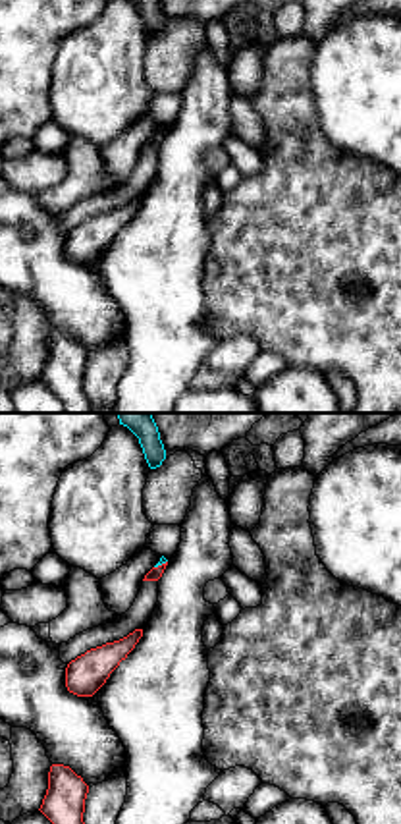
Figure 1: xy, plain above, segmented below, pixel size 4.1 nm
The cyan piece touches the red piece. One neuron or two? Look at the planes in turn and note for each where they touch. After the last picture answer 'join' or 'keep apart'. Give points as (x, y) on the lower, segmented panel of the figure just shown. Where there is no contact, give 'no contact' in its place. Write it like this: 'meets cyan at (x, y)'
meets cyan at (160, 564)

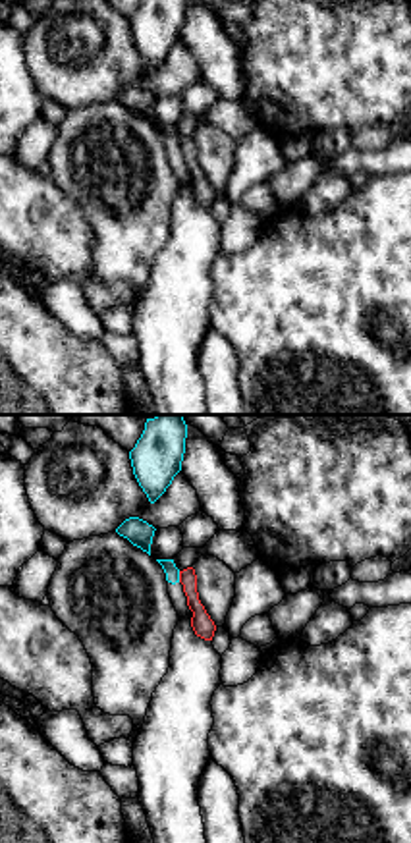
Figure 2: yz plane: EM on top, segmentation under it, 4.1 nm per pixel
meets cyan at (178, 577)

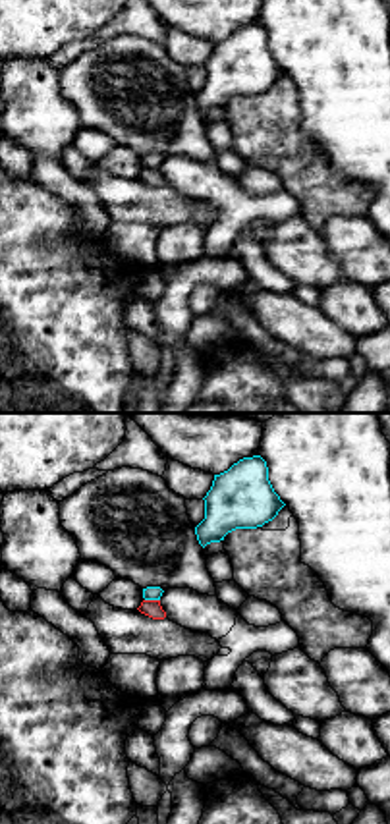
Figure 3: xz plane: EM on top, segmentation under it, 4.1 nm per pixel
meets cyan at (153, 599)

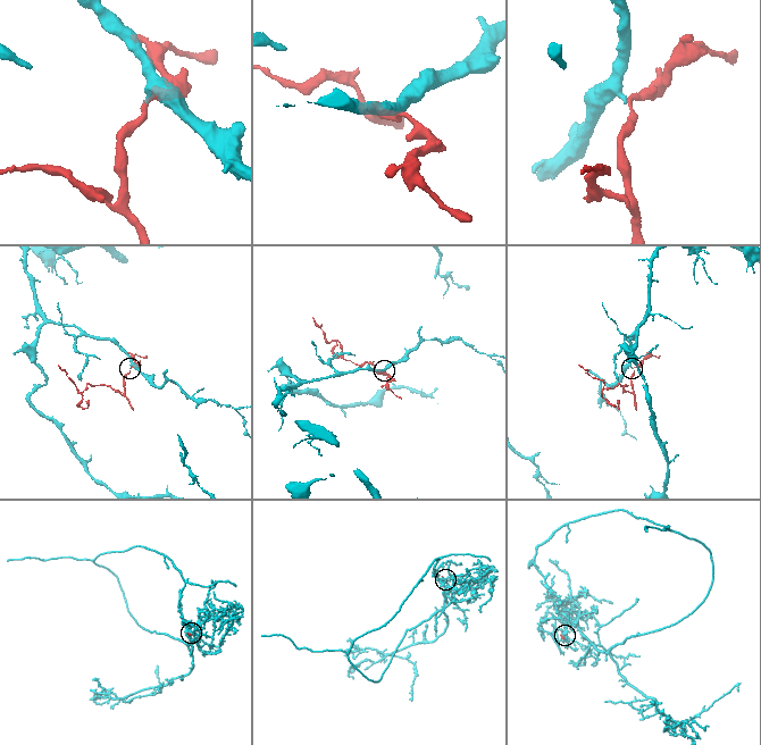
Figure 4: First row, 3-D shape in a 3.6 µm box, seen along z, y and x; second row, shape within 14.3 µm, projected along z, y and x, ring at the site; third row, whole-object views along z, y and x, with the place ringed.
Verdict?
keep apart

